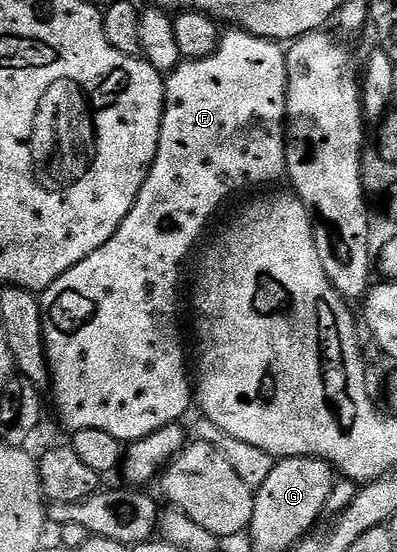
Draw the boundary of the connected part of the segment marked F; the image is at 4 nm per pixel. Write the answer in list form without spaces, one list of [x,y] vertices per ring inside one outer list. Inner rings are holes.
[[[230,28],[221,35],[213,54],[203,58],[192,58],[179,62],[175,70],[165,75],[166,109],[162,111],[160,136],[154,163],[146,174],[144,184],[134,201],[134,207],[120,224],[120,228],[96,252],[92,252],[80,264],[68,268],[46,290],[41,291],[42,336],[46,345],[46,359],[50,362],[50,381],[54,390],[54,406],[58,409],[58,418],[70,432],[84,428],[96,428],[116,436],[123,444],[131,444],[166,425],[181,423],[182,417],[192,410],[192,378],[186,375],[186,354],[182,351],[182,338],[178,335],[178,273],[182,270],[182,261],[190,249],[198,242],[198,237],[206,230],[206,225],[214,218],[214,213],[225,204],[226,198],[233,196],[245,186],[266,186],[280,179],[286,173],[286,149],[284,133],[286,123],[286,50],[273,38],[261,38],[247,30]]]

